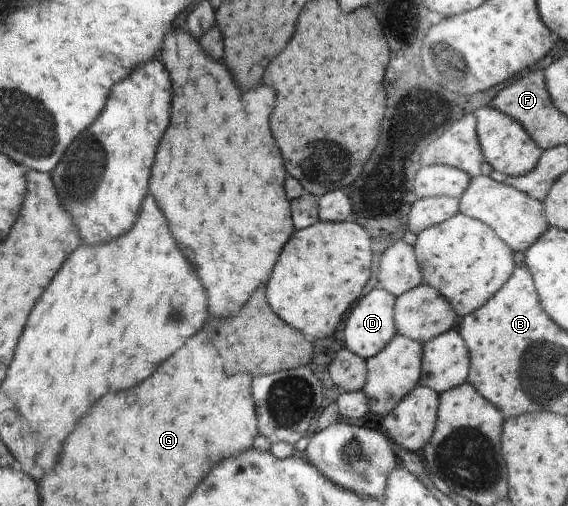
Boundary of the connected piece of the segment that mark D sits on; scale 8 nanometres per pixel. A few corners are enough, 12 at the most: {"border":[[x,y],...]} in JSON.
{"border":[[377,286],[347,315],[344,345],[367,360],[397,332],[396,298]]}

